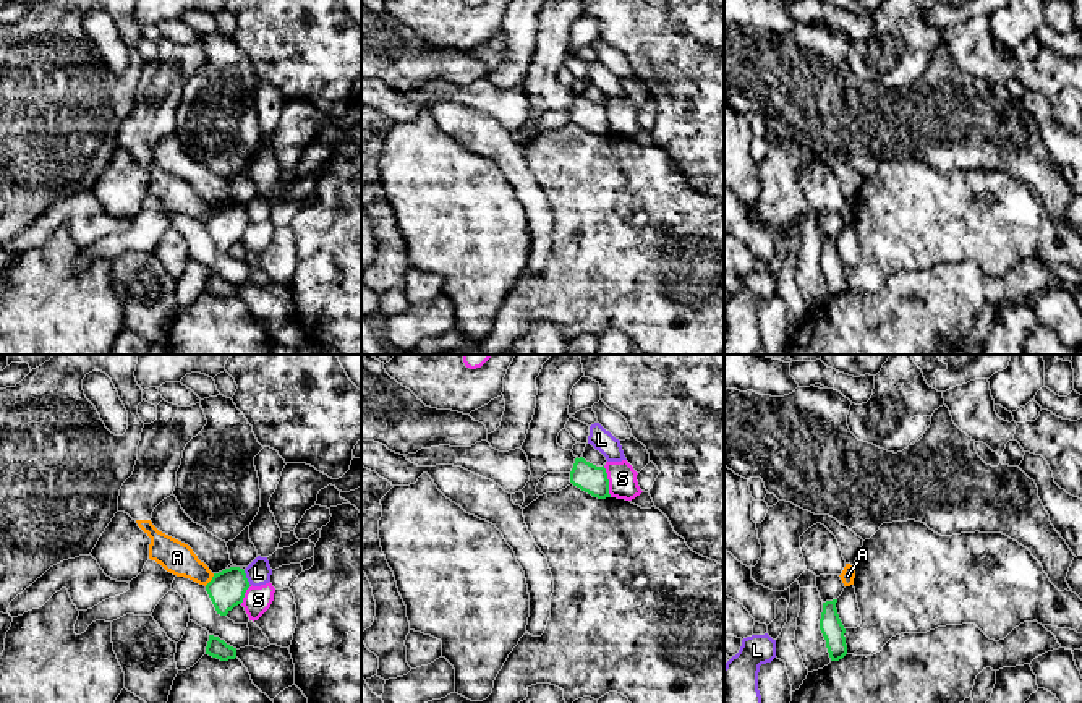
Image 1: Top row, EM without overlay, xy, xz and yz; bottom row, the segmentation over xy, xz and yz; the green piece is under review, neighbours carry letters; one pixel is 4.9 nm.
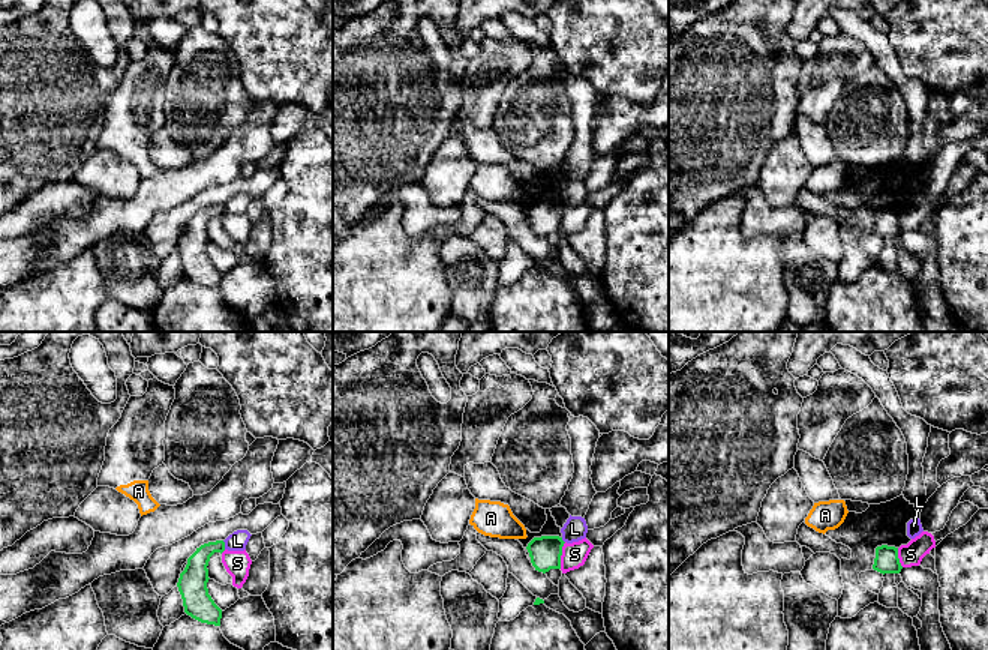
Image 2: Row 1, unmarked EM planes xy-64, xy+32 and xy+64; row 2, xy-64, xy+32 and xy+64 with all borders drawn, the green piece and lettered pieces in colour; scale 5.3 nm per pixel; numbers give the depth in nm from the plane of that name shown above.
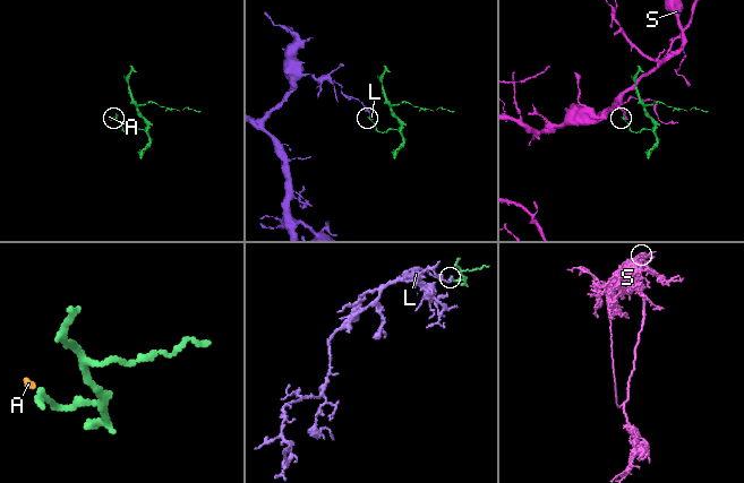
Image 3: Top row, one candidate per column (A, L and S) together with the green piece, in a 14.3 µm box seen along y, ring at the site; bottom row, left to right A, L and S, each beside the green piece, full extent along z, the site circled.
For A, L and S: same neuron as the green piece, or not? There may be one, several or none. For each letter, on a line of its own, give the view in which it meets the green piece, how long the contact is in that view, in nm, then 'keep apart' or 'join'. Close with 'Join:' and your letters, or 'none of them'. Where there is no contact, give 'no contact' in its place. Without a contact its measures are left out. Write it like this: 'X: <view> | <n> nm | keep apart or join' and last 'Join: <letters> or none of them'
A: xy | 80 nm | keep apart
L: xy | 90 nm | keep apart
S: xz | 170 nm | keep apart
Join: none of them

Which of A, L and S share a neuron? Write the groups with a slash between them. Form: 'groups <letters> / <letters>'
groups A / L / S

